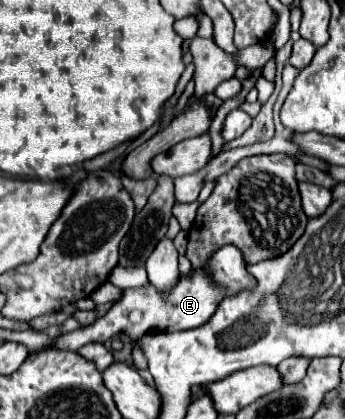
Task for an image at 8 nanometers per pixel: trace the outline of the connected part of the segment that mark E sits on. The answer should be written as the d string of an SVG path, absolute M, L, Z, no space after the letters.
M224 245L218 251L214 251L206 267L192 269L190 275L180 275L178 283L168 289L160 291L152 283L124 289L122 297L106 311L106 315L98 317L92 325L78 327L74 331L64 331L58 337L54 337L52 347L54 351L78 351L80 347L88 343L104 343L120 333L126 333L130 339L138 339L146 335L148 331L188 331L196 329L216 313L218 305L242 291L252 291L256 287L256 279L246 271L244 255L234 245Z

